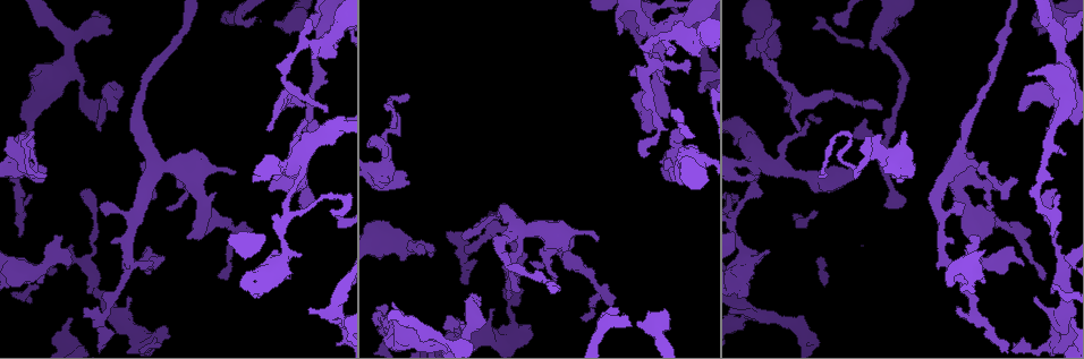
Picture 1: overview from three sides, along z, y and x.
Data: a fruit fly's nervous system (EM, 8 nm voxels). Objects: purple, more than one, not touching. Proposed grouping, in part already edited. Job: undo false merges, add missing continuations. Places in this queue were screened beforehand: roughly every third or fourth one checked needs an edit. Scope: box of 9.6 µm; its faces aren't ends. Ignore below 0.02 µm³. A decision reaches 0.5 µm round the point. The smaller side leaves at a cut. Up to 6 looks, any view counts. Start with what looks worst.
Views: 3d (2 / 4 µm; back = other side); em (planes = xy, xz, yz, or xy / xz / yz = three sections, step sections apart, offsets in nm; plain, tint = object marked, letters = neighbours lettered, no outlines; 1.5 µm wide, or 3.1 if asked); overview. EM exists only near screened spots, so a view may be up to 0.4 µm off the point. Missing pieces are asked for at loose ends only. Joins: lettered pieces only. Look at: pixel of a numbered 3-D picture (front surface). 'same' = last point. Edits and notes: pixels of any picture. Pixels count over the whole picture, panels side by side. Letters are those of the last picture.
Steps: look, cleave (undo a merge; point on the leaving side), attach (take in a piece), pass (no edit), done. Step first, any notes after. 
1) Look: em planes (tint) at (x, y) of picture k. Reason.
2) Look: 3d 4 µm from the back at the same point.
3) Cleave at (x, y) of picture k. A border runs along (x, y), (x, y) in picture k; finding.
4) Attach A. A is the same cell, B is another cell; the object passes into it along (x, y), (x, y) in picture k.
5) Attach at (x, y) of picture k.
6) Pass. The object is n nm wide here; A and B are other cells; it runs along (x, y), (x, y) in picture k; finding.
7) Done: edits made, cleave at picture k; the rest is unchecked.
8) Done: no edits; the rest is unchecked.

Look: em xy step 4 (letters) at (786, 109) of picture 1. Branch stops here.

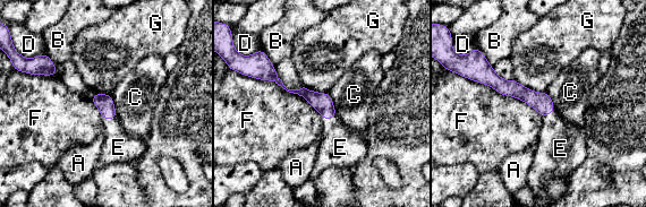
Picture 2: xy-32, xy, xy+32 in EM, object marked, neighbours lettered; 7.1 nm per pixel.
Look: em planes (letters) at the same point. Cut it another way.

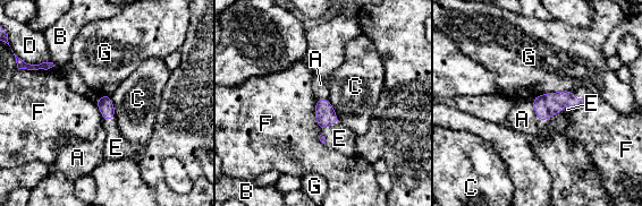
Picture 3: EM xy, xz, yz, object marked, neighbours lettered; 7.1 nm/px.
Attach E. E is the same cell, A, B, C, D, F and G are other cells; the object passes into it along (324, 114), (329, 125), (339, 138) in picture 3; it goes on there.

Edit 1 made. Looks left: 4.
Look: em 3.1 µm planes (letters) at (642, 156) of picture 1. Free end.

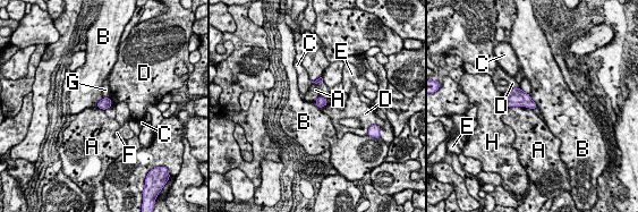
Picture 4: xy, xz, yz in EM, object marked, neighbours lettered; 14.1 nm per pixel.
Pass. A, B, C, D, E, F, G and H are other cells; a border runs along (529, 95), (537, 107) in picture 4; none of them fits.

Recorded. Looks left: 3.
Look: 3d 2 µm from the back at (34, 167) of picture 1. Abrupt turn.

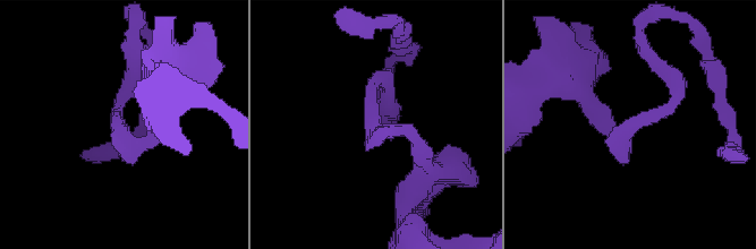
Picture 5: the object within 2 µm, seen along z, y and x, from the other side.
Look: em yz step 8 (tint) at (390, 128) of picture 5.

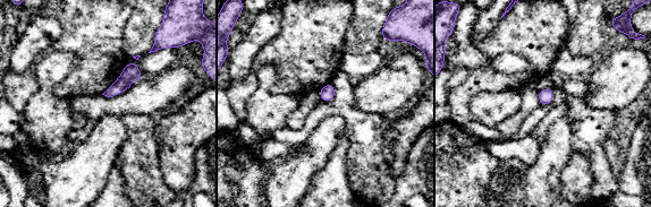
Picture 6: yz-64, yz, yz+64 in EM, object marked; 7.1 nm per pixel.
Look: em planes (letters) at the same point. Another direction.

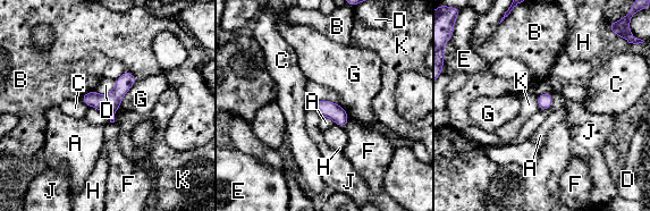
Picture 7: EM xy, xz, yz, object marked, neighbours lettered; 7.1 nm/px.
Pass. The object is 110 nm wide here; A, B, C, D, E, F, G, H, J and K are other cells; it runs along (128, 75), (110, 99), (84, 98) in picture 7; all the same neuron.

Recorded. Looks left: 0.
Done: edits made, attach at picture 3; the rest is unchecked.

